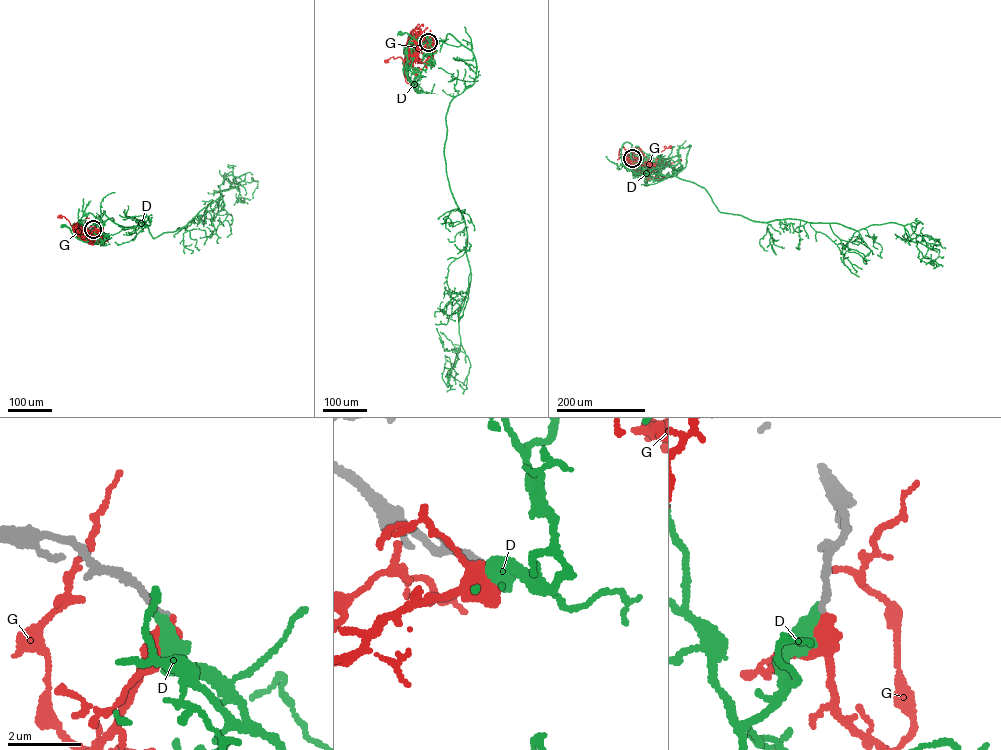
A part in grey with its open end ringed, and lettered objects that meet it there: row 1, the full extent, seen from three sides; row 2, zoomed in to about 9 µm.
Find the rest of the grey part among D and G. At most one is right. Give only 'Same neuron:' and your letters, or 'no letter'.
Same neuron: D

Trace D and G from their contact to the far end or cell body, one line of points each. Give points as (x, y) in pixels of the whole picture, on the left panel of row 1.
D: (93, 229), (96, 232), (84, 242), (63, 225)
G: (93, 229), (90, 235), (91, 240), (87, 242), (68, 220), (59, 216)

